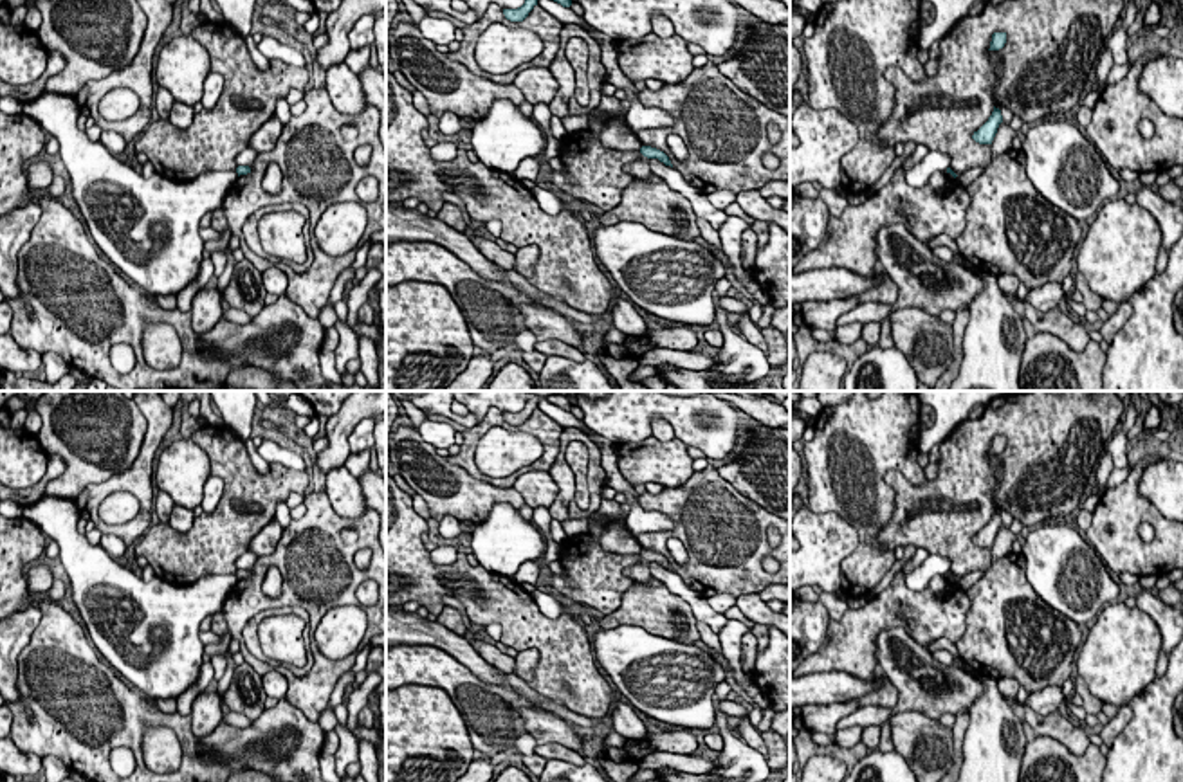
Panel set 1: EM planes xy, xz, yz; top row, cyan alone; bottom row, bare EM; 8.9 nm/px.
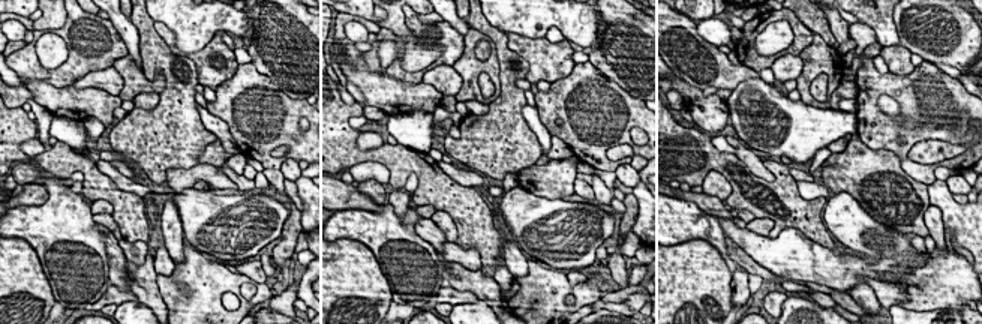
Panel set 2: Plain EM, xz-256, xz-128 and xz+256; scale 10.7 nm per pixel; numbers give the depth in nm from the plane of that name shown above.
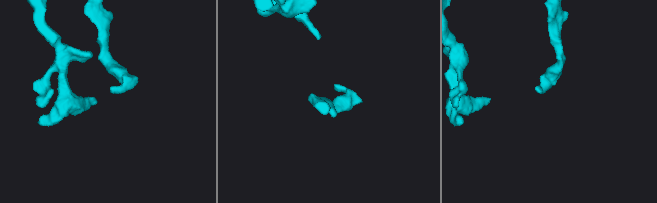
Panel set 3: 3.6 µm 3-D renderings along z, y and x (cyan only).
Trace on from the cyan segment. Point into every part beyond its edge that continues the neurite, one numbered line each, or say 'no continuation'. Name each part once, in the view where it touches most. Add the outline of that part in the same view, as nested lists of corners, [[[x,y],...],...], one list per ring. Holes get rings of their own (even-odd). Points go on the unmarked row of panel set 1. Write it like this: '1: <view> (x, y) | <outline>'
no continuation

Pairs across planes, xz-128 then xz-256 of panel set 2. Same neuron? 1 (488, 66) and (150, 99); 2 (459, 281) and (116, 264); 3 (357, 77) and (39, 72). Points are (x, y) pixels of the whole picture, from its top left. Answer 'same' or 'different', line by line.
1: different
2: different
3: different

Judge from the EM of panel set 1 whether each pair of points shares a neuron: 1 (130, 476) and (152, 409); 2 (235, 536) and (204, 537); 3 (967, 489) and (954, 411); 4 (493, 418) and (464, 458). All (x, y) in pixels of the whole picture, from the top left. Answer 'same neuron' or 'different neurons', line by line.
1: same neuron
2: same neuron
3: different neurons
4: same neuron

